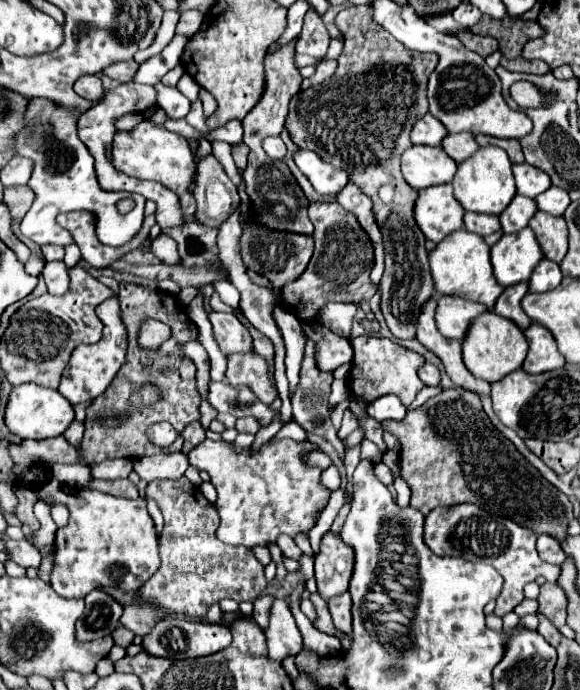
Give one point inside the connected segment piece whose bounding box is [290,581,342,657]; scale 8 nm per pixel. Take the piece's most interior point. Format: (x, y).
(325, 645)

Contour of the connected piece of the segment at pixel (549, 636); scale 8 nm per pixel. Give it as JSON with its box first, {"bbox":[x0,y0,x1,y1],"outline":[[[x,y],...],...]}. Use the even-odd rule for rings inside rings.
{"bbox":[538,615,562,647],"outline":[[[538,615],[540,617],[540,625],[538,625],[538,633],[552,645],[552,647],[558,647],[560,645],[560,639],[562,639],[562,635],[560,635],[560,631],[548,621],[548,619],[544,619],[542,615]]]}

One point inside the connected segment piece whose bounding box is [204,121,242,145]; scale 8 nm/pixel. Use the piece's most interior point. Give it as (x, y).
(231, 132)

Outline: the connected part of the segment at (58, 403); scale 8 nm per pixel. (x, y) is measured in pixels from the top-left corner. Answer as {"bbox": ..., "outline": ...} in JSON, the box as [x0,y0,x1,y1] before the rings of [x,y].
{"bbox":[6,383,74,439],"outline":[[[22,383],[12,389],[10,401],[6,407],[6,425],[14,435],[22,439],[48,439],[62,435],[70,423],[74,421],[74,409],[66,397],[60,395],[56,389],[40,387],[36,383]]]}

